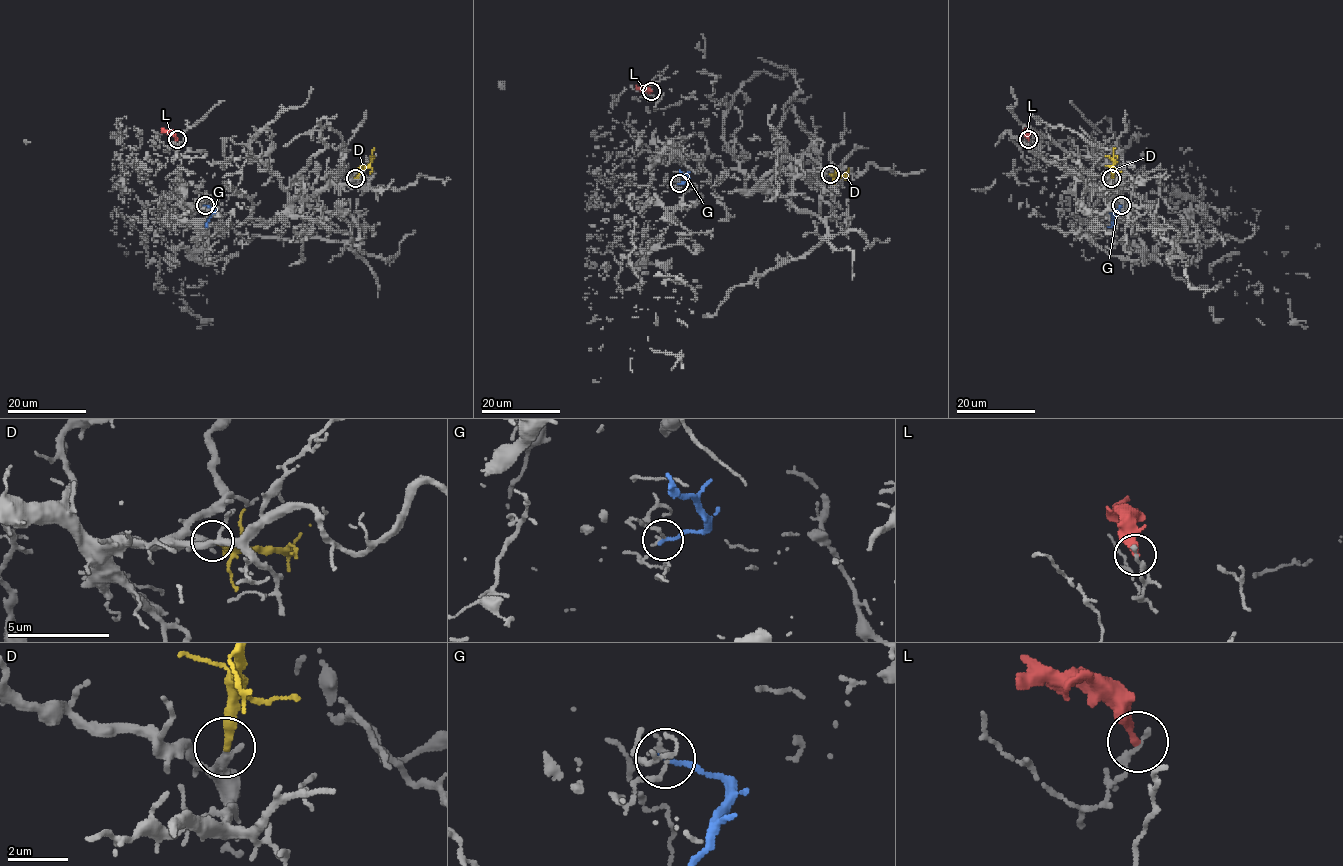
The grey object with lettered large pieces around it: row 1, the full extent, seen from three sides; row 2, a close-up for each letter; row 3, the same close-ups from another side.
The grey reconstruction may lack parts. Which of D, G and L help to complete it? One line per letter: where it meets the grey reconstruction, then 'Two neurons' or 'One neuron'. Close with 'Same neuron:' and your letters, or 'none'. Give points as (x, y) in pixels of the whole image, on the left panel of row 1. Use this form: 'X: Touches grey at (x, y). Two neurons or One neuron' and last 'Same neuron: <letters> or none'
D: Touches grey at (355, 178). One neuron
G: Touches grey at (205, 205). Two neurons
L: Touches grey at (177, 139). Two neurons
Same neuron: D

